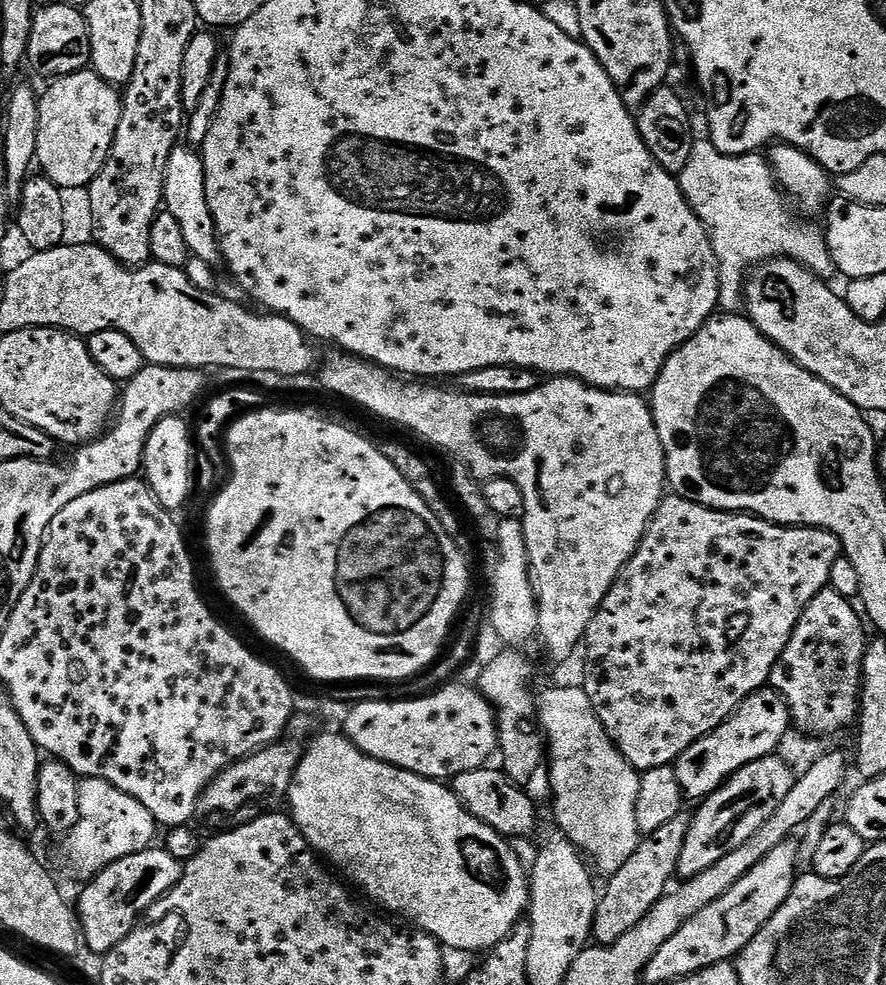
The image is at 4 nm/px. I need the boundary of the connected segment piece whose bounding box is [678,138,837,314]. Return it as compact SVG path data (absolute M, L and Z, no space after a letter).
M697 139L693 143L690 162L686 162L684 169L678 174L678 179L686 202L708 231L716 261L720 263L719 307L728 314L739 313L746 300L746 281L750 273L757 266L767 264L769 260L793 260L816 276L835 277L837 268L831 258L825 233L810 225L812 223L805 219L796 220L795 214L788 209L789 201L785 193L776 183L771 163L765 157L763 160L763 155L760 154L727 156L712 145L711 139L703 139Z

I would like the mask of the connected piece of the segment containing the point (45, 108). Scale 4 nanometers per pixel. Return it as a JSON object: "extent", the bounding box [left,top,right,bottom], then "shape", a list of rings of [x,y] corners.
{"extent":[36,69,123,192],"shape":[[[84,69],[81,72],[75,72],[72,75],[60,76],[59,79],[53,81],[49,86],[46,94],[41,95],[39,110],[39,130],[38,130],[38,150],[36,151],[37,165],[44,172],[43,175],[62,190],[70,192],[72,188],[85,189],[92,183],[94,177],[101,172],[102,166],[108,160],[109,151],[112,149],[114,134],[117,132],[118,122],[121,121],[121,110],[123,108],[123,99],[121,93],[111,84],[106,83],[101,76],[97,75],[91,69]]]}

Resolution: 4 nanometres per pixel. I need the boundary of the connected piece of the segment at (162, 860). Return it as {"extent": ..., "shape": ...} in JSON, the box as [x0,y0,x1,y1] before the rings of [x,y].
{"extent":[78,846,182,954],"shape":[[[153,846],[138,854],[120,858],[91,877],[80,892],[78,915],[87,951],[107,954],[134,931],[140,917],[150,906],[161,900],[182,875],[181,861],[176,861],[164,848]]]}

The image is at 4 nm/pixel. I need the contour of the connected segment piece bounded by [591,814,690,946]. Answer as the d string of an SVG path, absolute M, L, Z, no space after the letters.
M684 814L674 818L674 822L666 822L666 826L641 839L636 853L622 870L607 877L608 885L605 888L603 885L592 923L591 939L597 945L618 942L622 934L634 930L634 926L638 926L638 922L642 922L642 918L646 918L646 914L650 914L652 907L669 891L672 875L677 875L680 866L689 825L689 817Z

